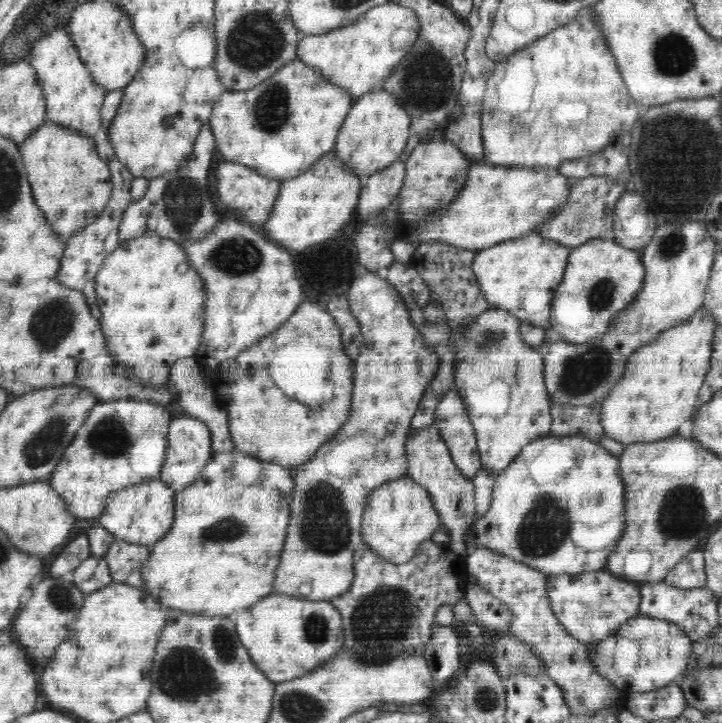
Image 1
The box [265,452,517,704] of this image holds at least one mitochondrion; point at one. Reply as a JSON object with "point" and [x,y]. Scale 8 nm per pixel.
{"point":[381,619]}

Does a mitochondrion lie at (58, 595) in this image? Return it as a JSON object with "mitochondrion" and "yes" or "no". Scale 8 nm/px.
{"mitochondrion":"yes"}

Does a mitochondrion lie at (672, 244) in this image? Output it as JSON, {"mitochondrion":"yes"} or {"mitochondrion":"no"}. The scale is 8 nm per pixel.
{"mitochondrion":"yes"}

